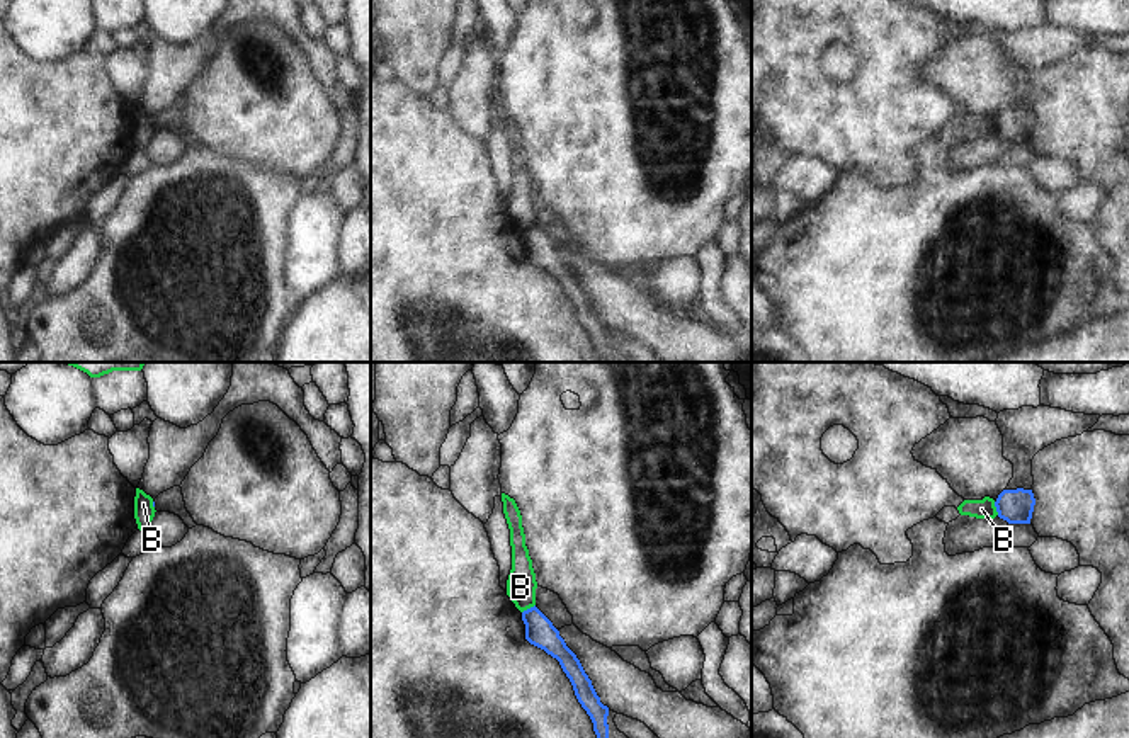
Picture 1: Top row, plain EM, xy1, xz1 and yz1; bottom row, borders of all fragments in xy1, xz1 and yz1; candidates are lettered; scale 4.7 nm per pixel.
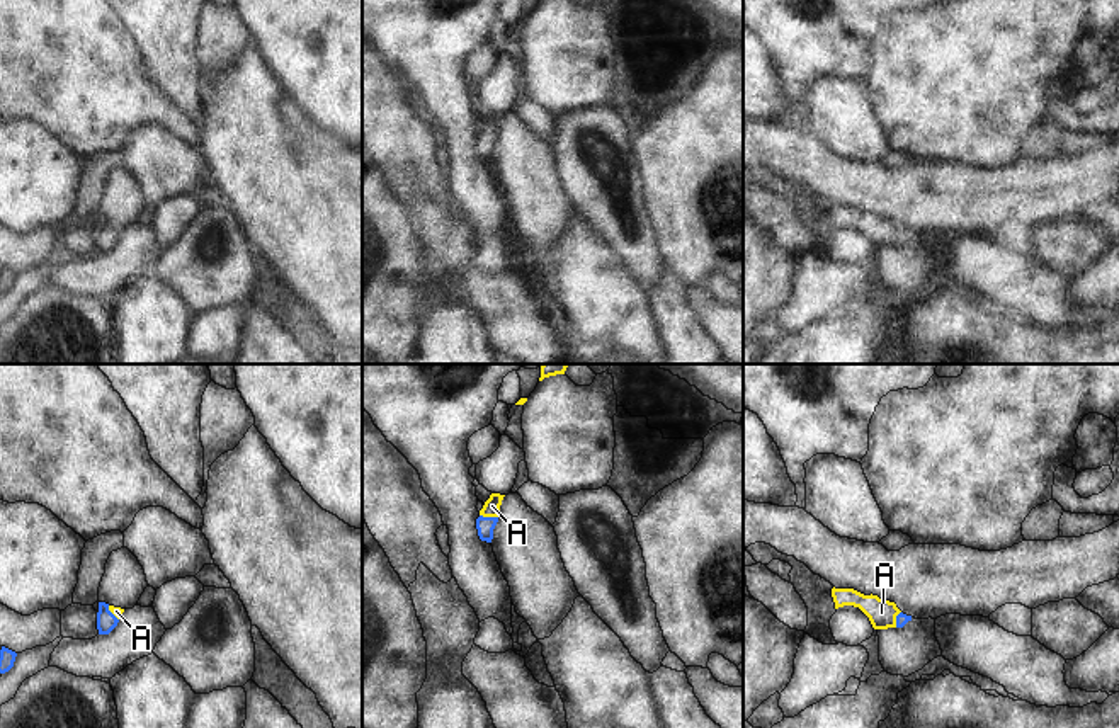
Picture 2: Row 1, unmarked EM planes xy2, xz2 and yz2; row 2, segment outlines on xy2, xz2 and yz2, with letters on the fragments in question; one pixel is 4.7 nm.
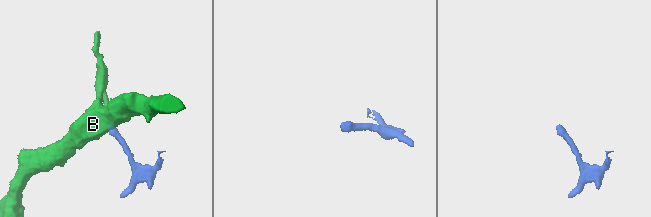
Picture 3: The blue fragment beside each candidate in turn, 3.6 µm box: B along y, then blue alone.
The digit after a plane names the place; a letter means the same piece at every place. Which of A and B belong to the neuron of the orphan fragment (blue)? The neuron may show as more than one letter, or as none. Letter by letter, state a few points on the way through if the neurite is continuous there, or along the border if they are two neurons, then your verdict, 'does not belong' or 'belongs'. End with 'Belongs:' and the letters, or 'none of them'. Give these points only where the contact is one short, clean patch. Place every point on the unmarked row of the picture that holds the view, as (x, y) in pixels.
A: way xz2 (485, 145), (488, 136), (492, 125); belongs
B: border xz1 (534, 223), (522, 232); does not belong
Belongs: A

